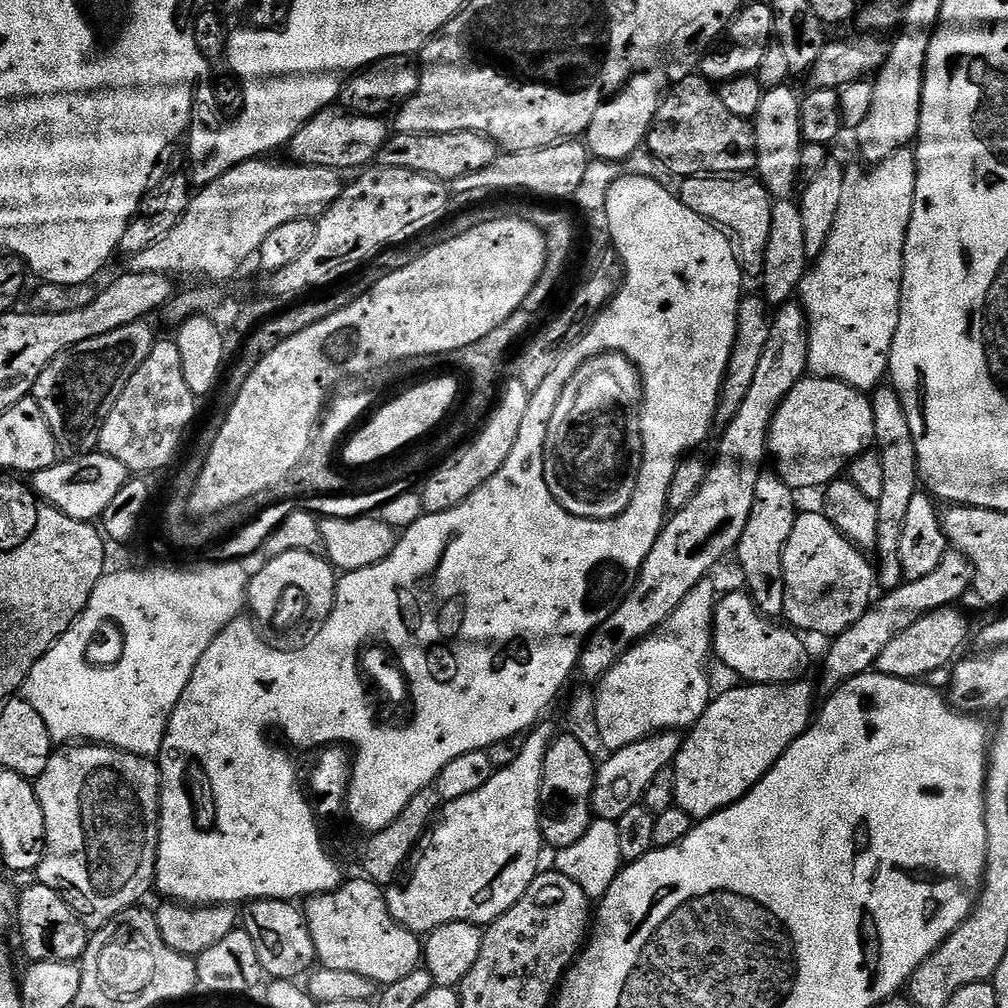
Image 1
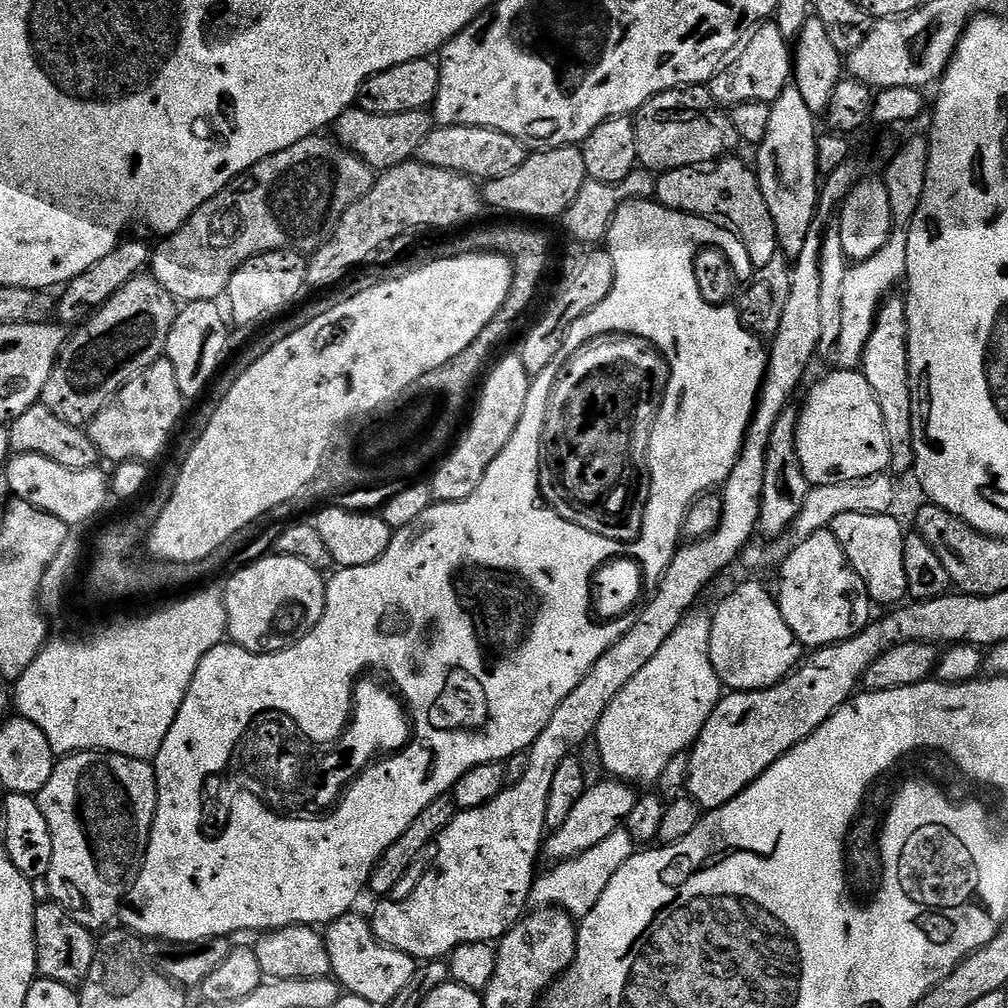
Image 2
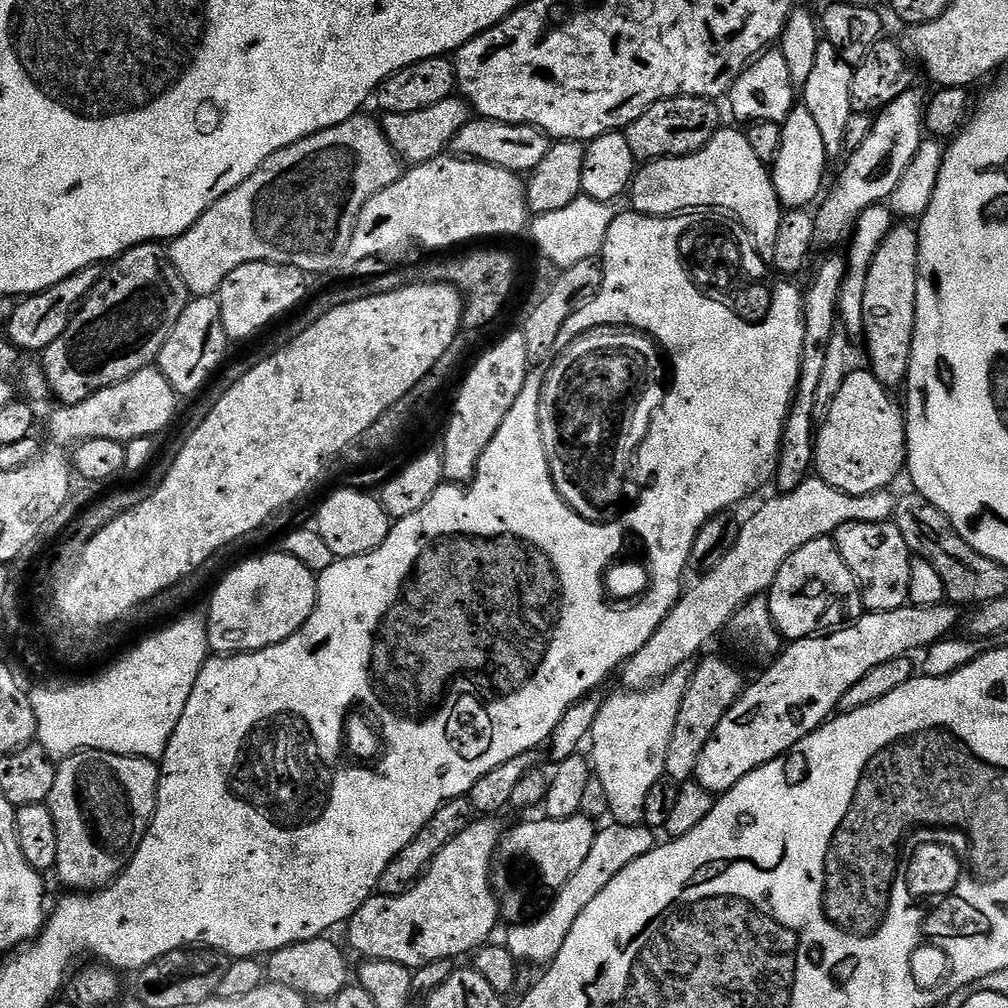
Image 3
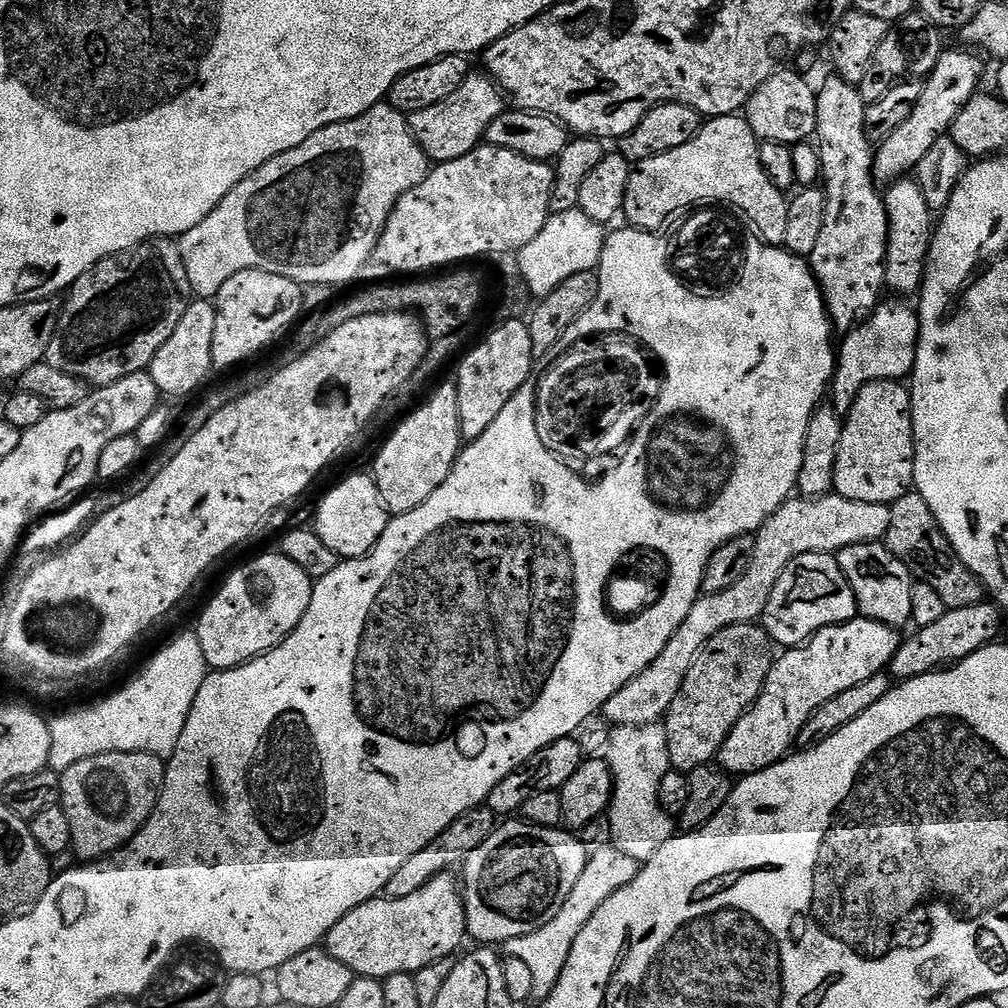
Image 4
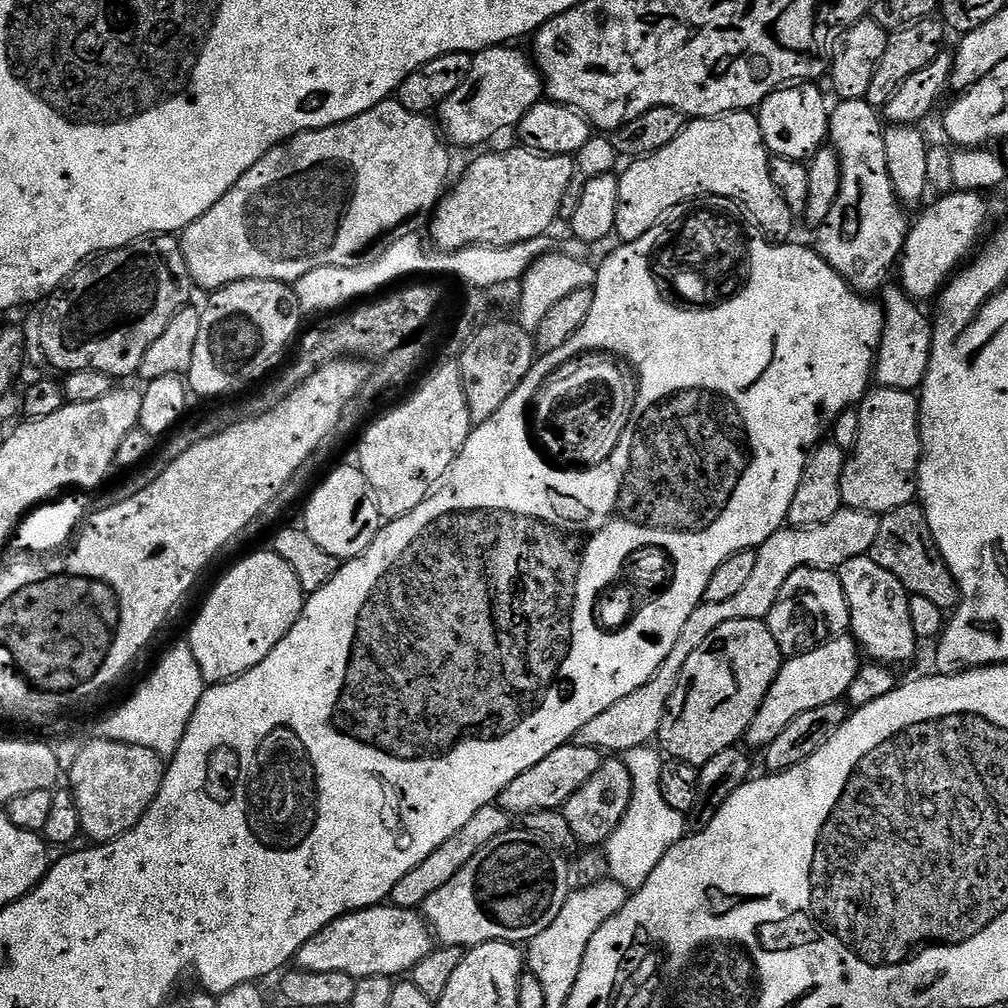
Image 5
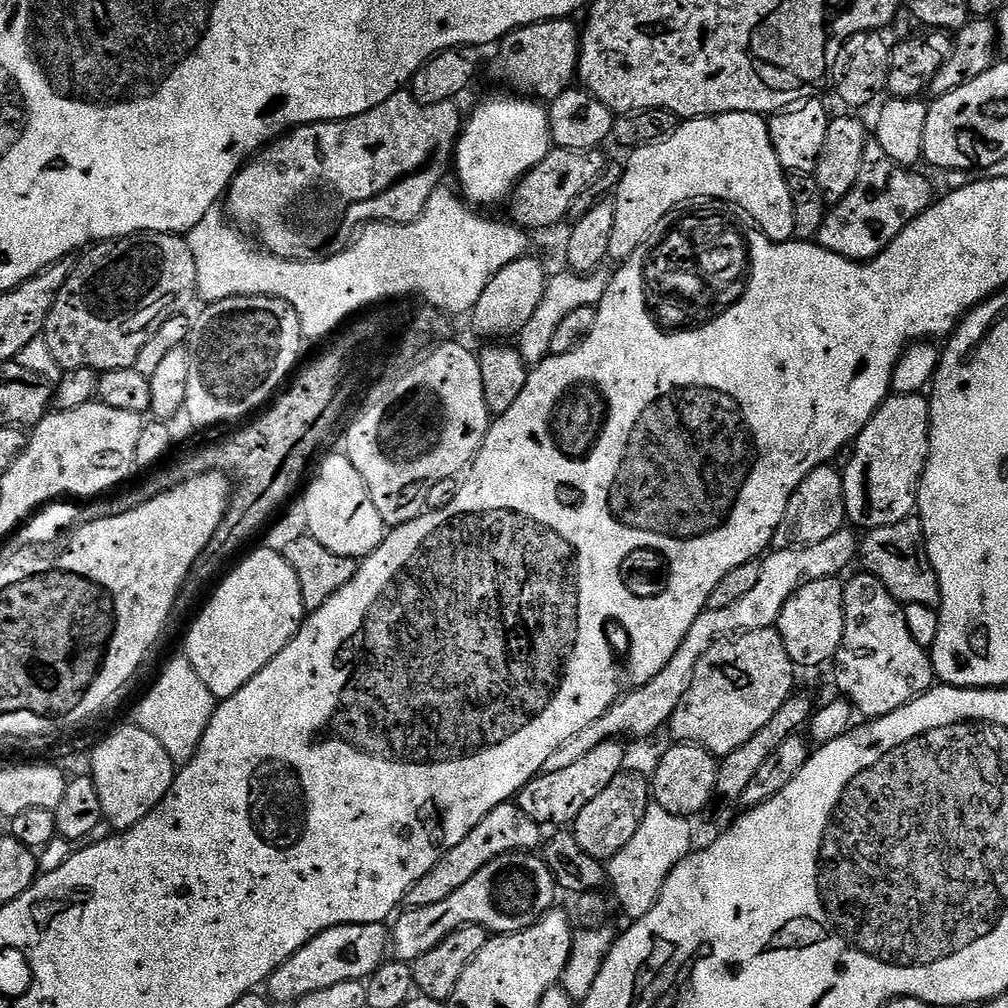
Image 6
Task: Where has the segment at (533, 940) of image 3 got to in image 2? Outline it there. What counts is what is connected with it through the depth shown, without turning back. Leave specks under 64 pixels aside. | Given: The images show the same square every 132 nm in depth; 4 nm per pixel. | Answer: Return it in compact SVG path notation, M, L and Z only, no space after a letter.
M618 827L614 834L602 838L602 842L598 842L596 846L590 846L585 852L571 856L568 860L553 863L549 872L541 871L532 882L528 904L556 905L565 908L573 918L583 918L590 914L590 910L594 910L594 906L598 906L598 898L602 898L606 886L610 886L610 878L614 878L614 874L618 874L618 870L622 870L622 866L626 866L626 862L635 856L637 851L636 839L628 833L627 827Z

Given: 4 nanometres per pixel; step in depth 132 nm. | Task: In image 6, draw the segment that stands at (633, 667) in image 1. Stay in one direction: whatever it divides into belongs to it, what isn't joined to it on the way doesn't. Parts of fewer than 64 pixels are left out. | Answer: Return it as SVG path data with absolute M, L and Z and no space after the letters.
M654 802L648 805L646 818L642 818L642 826L638 826L634 838L614 854L614 858L606 861L606 876L612 880L611 895L636 916L644 916L658 902L658 894L662 894L662 886L666 878L693 851L692 828L683 816L670 814L670 810L662 810Z

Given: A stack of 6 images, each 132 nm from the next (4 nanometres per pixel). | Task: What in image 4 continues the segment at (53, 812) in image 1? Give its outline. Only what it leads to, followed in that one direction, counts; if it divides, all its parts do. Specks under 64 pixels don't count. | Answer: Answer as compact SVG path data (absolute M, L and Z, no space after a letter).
M107 752L82 762L74 762L60 776L59 807L70 818L71 851L84 862L100 862L129 844L142 830L144 823L152 817L160 791L164 785L165 761L154 754L145 752Z

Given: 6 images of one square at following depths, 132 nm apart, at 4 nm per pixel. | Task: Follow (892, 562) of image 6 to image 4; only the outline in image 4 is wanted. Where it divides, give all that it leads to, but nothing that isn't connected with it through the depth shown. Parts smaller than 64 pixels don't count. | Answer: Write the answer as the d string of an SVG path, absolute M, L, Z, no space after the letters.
M907 492L890 505L890 530L884 535L883 543L898 559L906 562L919 583L930 585L949 609L974 606L985 599L984 584L958 558L919 492Z

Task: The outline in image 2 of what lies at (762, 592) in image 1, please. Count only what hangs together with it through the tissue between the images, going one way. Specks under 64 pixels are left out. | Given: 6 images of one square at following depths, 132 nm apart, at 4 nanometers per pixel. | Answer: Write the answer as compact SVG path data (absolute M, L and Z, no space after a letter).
M789 406L782 410L778 422L774 422L774 430L770 430L770 446L766 454L766 482L762 486L760 499L760 527L761 533L780 538L792 527L792 523L802 510L802 502L806 502L810 485L806 474L802 470L802 462L798 458L796 445L796 431L800 421L800 408Z

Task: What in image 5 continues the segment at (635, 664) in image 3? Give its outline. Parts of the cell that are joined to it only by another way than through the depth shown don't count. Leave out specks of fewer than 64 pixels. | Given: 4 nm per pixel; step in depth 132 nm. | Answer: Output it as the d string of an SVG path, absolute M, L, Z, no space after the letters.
M841 507L830 522L822 522L813 528L793 528L785 526L775 532L764 545L755 549L758 562L750 577L750 582L734 598L717 604L700 604L690 614L682 634L678 634L678 642L674 642L674 650L666 654L666 662L658 666L658 670L634 694L626 694L622 702L614 702L610 710L602 710L598 718L586 722L582 730L578 730L574 743L587 748L598 748L604 754L623 754L651 745L660 735L662 718L666 714L666 706L670 702L670 694L674 694L674 686L678 682L678 674L682 674L682 666L686 666L686 658L722 626L722 622L735 620L767 621L770 610L782 590L786 580L794 570L799 568L827 568L838 570L850 558L869 555L874 546L874 538L878 538L880 516L875 512L863 512L853 508Z

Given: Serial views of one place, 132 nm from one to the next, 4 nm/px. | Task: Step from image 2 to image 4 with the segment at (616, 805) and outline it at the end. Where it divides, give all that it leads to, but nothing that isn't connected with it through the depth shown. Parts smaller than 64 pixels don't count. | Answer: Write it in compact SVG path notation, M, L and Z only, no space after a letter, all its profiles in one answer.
M519 818L509 819L501 823L478 850L468 855L462 865L462 899L467 935L472 936L480 946L502 946L510 938L522 938L522 934L534 934L534 930L542 930L546 922L551 922L562 910L570 890L578 882L582 870L586 870L589 850L580 841L579 835L559 828L543 828L537 824L526 824Z

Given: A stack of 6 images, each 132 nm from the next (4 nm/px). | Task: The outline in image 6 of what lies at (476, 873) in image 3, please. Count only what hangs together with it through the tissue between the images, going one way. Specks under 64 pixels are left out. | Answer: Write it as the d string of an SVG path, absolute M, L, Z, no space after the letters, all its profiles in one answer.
M343 924L327 928L272 972L266 981L267 995L277 1005L291 1005L314 990L334 986L343 980L367 981L385 963L389 952L390 932L384 924Z

